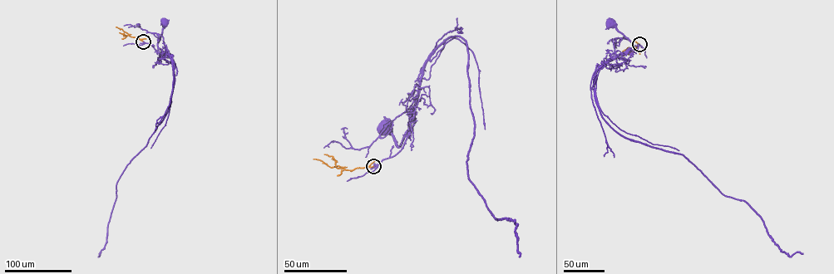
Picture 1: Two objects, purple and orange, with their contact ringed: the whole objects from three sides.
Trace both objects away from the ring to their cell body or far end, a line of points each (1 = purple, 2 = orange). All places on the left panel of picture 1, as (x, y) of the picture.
1: (143, 41), (160, 53), (157, 43), (165, 22)
2: (143, 41), (115, 26)

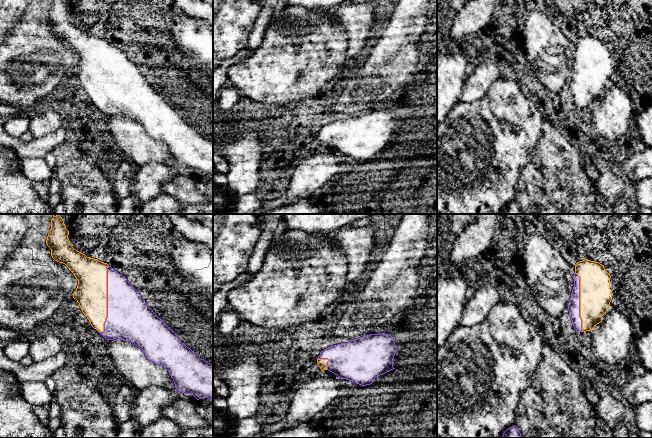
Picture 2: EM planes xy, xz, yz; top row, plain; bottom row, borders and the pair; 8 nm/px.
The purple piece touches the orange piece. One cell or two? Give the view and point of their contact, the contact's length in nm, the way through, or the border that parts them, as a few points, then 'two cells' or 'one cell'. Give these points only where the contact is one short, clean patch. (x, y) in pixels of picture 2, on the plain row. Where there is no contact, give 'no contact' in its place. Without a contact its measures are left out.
meets purple in xy at (107, 76); contact 550 nm long; one cell

